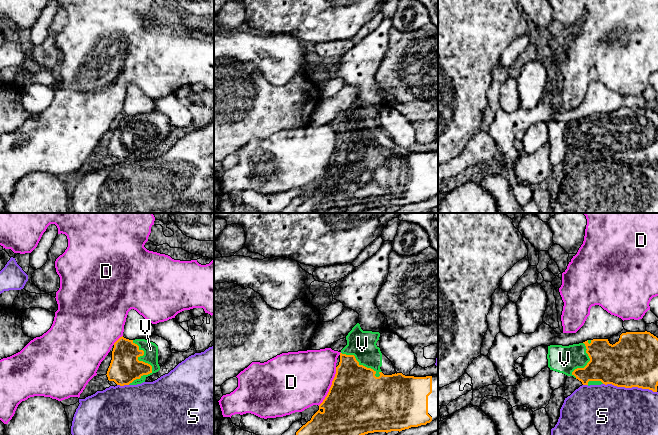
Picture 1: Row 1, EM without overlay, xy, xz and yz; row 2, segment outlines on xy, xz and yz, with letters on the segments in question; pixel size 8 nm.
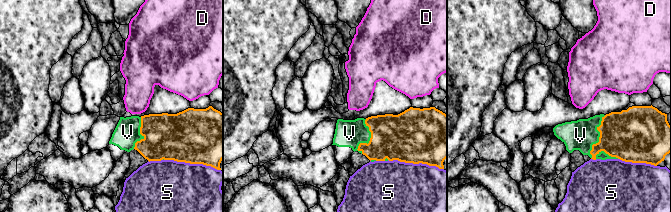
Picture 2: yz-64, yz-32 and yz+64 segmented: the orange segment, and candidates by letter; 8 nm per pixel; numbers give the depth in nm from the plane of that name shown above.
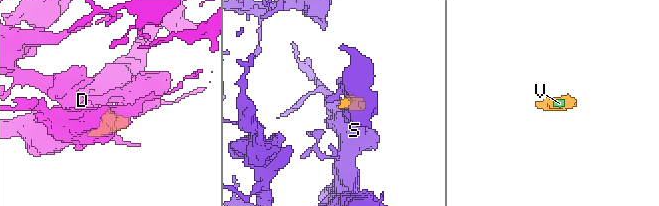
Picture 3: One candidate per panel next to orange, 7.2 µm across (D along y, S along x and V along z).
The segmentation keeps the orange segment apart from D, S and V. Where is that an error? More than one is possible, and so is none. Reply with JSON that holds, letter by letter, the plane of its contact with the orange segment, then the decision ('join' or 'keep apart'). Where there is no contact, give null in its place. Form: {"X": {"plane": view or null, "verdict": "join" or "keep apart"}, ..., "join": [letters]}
{"D": {"plane": "xz", "verdict": "keep apart"}, "S": {"plane": "yz", "verdict": "keep apart"}, "V": {"plane": "xy", "verdict": "join"}, "join": ["V"]}

